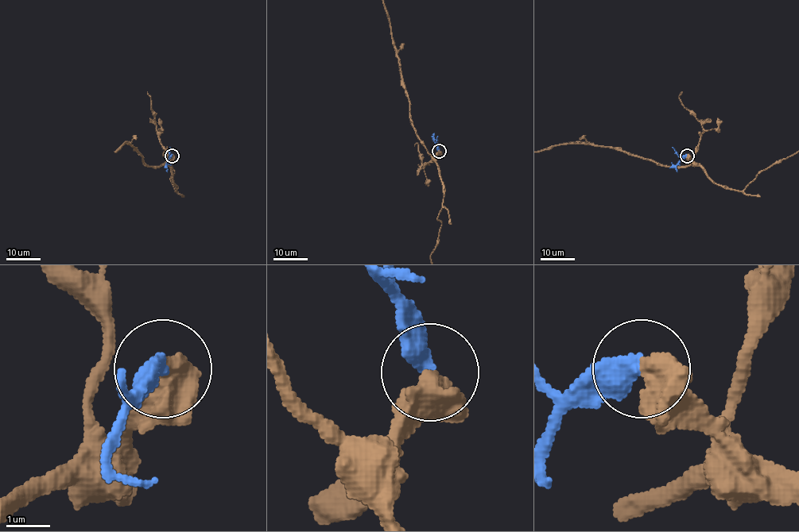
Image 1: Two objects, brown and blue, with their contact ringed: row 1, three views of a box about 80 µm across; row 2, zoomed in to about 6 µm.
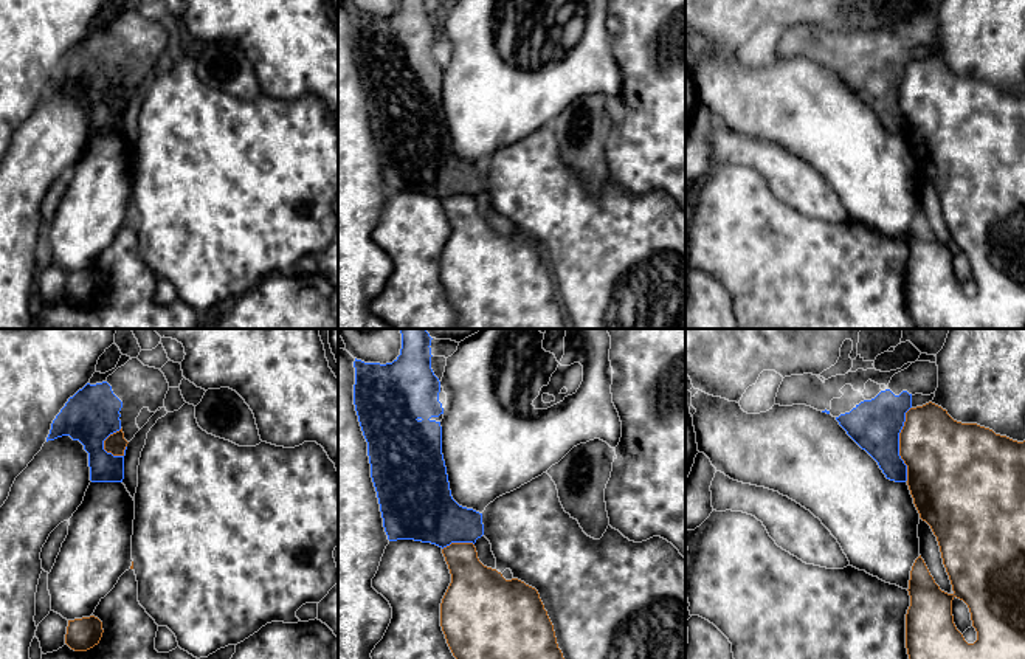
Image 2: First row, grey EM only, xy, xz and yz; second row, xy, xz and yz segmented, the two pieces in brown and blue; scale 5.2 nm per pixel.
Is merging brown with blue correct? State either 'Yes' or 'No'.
No

